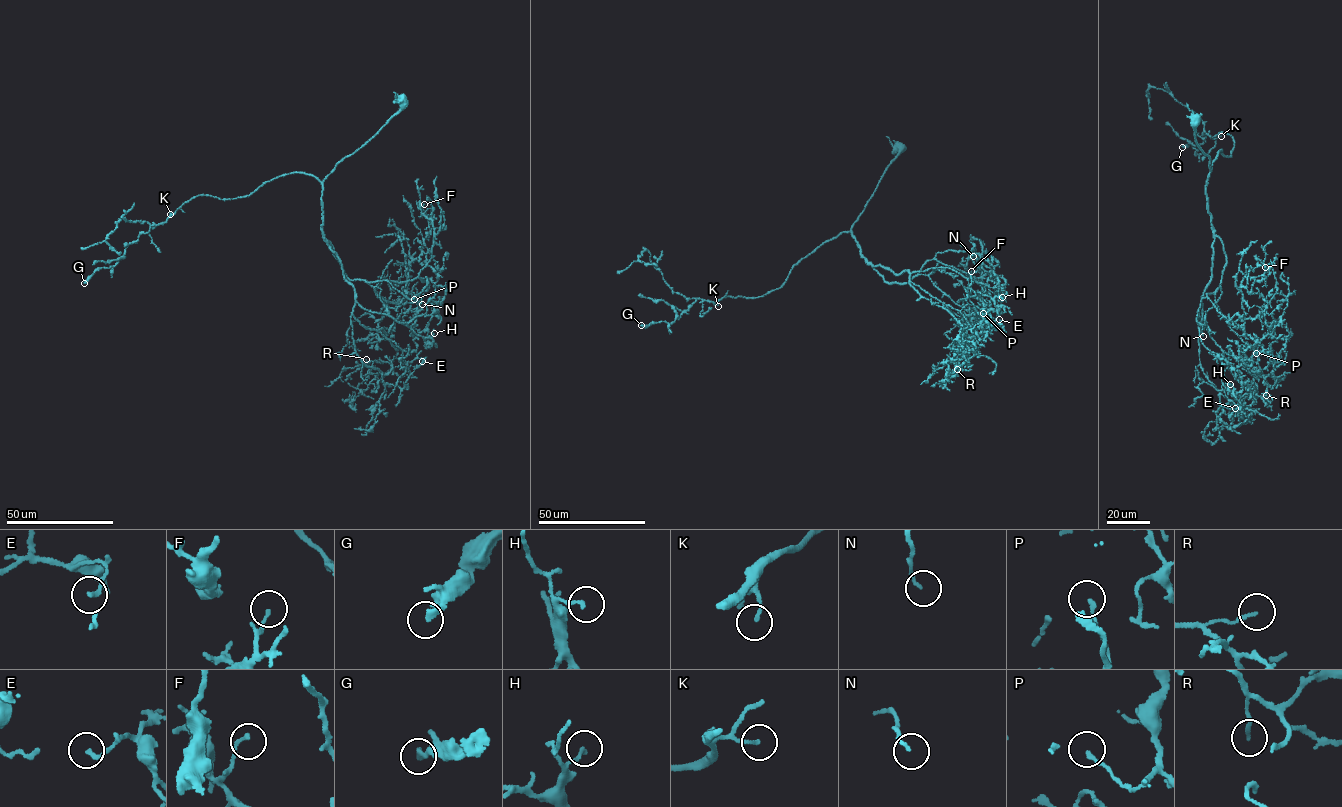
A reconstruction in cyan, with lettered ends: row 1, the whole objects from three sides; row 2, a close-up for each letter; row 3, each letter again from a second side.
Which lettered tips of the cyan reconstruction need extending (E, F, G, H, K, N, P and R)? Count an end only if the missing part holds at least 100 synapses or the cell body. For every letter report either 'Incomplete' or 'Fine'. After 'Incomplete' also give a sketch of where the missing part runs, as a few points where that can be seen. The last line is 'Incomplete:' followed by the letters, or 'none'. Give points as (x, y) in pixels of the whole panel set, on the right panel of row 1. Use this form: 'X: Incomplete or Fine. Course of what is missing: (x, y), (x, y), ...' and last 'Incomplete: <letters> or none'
E: Fine
F: Fine
G: Fine
H: Fine
K: Fine
N: Fine
P: Fine
R: Fine
Incomplete: none

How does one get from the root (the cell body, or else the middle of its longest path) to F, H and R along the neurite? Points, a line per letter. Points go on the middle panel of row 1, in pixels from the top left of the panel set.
F: (900, 148), (851, 230), (863, 257), (890, 284), (936, 259), (980, 278), (978, 253), (971, 271)
H: (900, 148), (851, 230), (863, 257), (896, 275), (946, 268), (965, 277), (974, 292), (1002, 297)
R: (900, 148), (852, 236), (867, 262), (907, 271), (920, 296), (956, 319), (957, 369)

